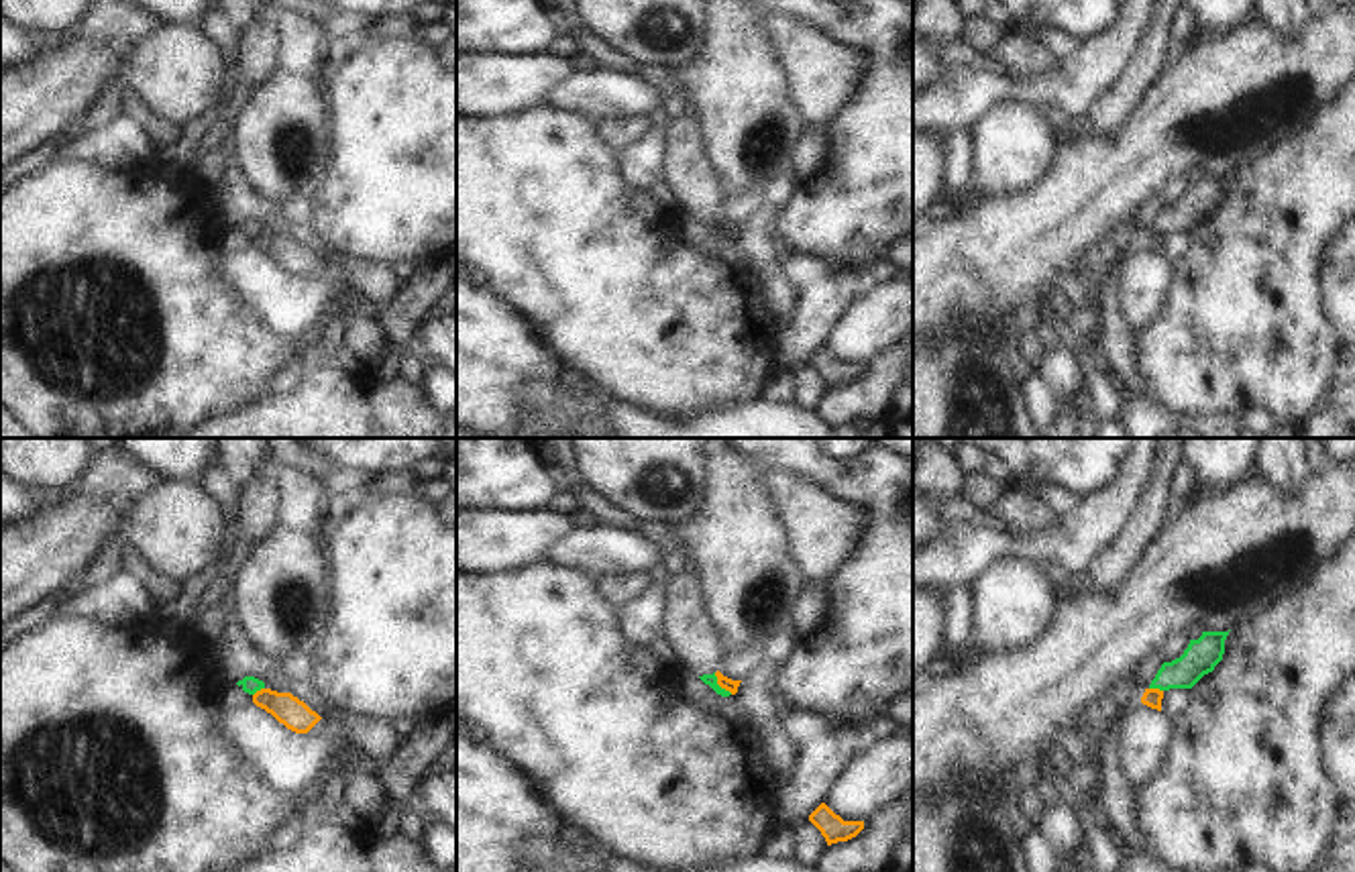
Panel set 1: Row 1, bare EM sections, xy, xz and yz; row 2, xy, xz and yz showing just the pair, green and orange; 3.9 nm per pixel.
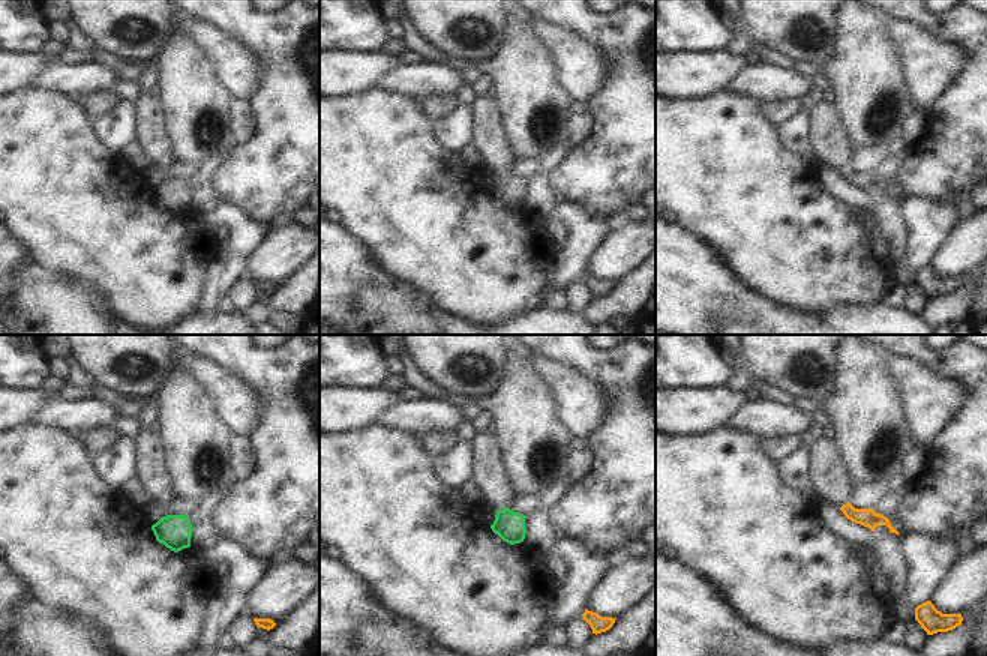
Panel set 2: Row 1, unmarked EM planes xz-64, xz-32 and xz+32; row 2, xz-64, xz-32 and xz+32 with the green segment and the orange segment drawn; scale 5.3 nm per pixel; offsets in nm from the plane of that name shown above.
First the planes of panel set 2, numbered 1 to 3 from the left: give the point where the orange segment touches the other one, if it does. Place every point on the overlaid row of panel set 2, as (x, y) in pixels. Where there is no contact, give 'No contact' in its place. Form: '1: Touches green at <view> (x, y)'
1: No contact
2: No contact
3: No contact.

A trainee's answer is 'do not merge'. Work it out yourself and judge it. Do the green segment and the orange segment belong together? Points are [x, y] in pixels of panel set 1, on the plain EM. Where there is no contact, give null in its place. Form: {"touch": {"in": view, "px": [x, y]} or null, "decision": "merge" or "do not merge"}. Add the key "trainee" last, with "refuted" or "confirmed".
{"touch": {"in": "xz", "px": [718, 229]}, "decision": "do not merge", "trainee": "confirmed"}

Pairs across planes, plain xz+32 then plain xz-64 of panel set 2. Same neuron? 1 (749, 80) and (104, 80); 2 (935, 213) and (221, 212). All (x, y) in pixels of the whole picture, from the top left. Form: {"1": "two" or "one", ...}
{"1": "one", "2": "one"}

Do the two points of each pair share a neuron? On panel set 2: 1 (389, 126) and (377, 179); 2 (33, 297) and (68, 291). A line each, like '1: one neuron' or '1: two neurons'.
1: one neuron
2: one neuron

